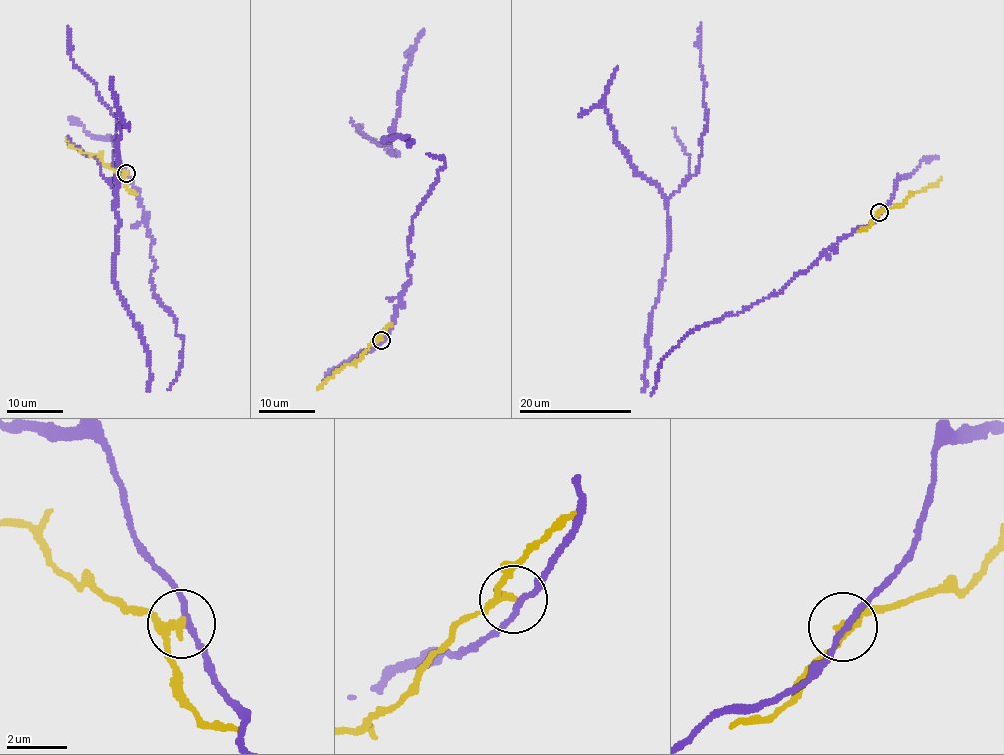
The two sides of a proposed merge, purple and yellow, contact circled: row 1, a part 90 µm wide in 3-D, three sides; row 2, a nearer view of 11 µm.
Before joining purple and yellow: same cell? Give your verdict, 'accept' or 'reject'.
reject

